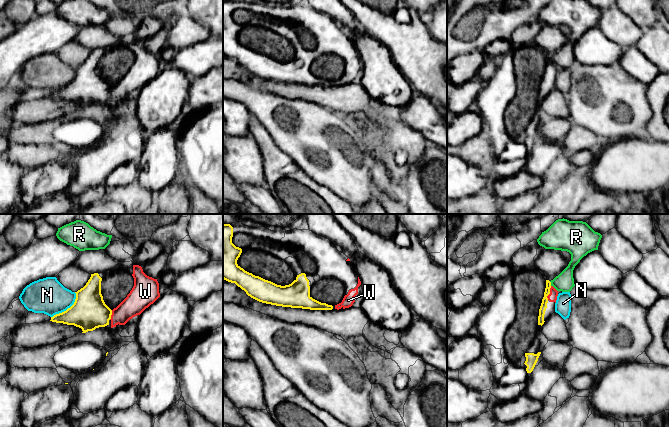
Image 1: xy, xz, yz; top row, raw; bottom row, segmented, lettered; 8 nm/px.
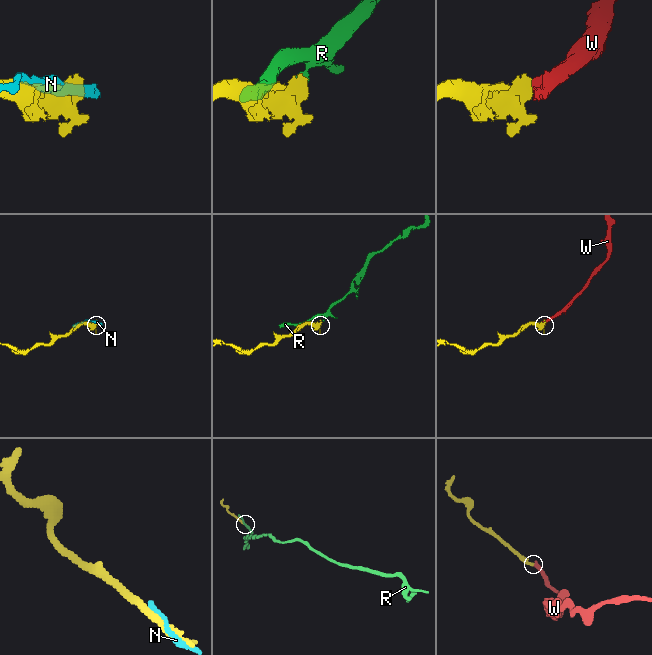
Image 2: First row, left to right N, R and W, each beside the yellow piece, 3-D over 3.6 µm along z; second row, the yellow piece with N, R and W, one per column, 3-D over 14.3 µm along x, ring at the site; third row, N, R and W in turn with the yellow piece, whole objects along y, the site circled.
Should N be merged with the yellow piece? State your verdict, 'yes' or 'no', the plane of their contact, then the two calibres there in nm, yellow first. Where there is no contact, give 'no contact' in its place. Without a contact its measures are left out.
no | xy | 280/280 nm

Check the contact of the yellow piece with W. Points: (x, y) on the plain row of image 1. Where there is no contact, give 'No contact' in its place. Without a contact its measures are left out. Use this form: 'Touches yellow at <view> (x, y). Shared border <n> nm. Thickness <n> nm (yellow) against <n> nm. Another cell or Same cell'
Touches yellow at yz (549, 69). Shared border 120 nm. Thickness 50 nm (yellow) against 80 nm. Same cell

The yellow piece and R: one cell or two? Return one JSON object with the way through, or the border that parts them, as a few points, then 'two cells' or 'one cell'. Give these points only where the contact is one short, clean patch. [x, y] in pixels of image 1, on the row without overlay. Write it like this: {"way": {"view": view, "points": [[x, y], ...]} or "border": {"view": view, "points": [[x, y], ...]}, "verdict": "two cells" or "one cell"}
{"border": {"view": "yz", "points": [[549, 57], [551, 61]]}, "verdict": "two cells"}

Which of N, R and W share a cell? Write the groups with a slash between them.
N / R / W

